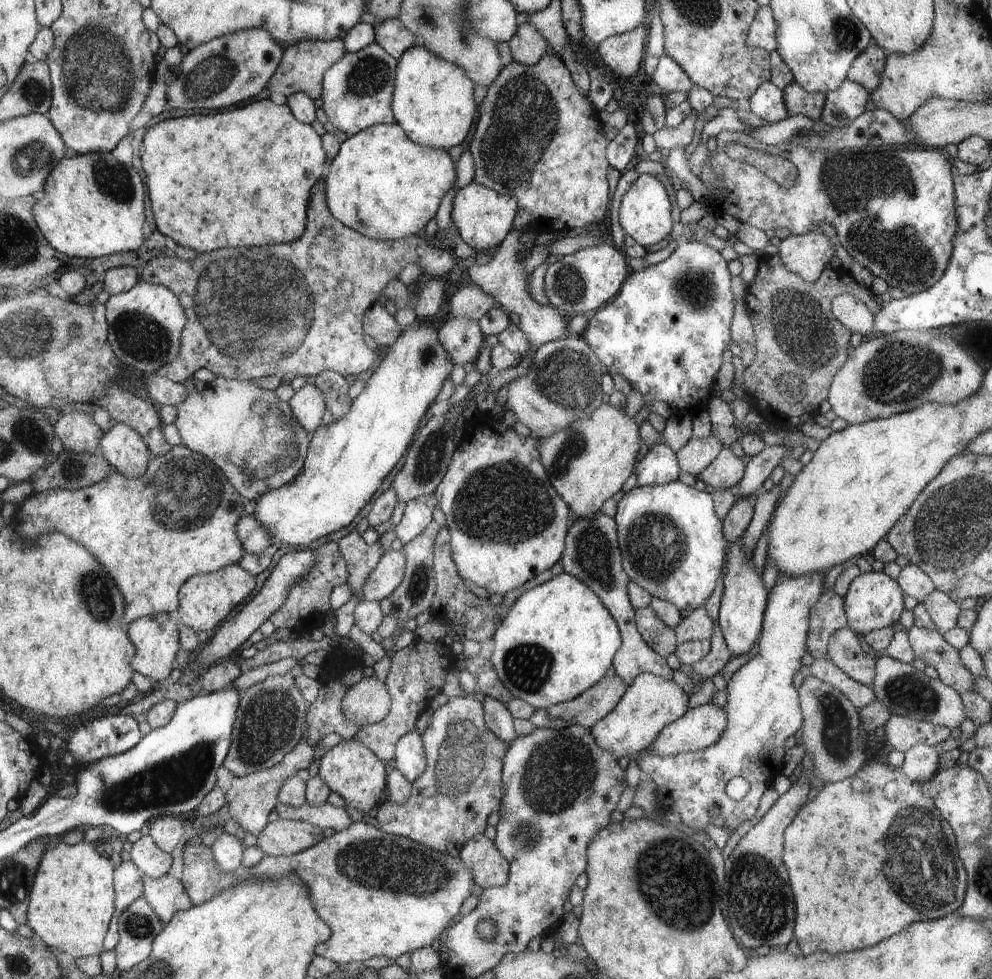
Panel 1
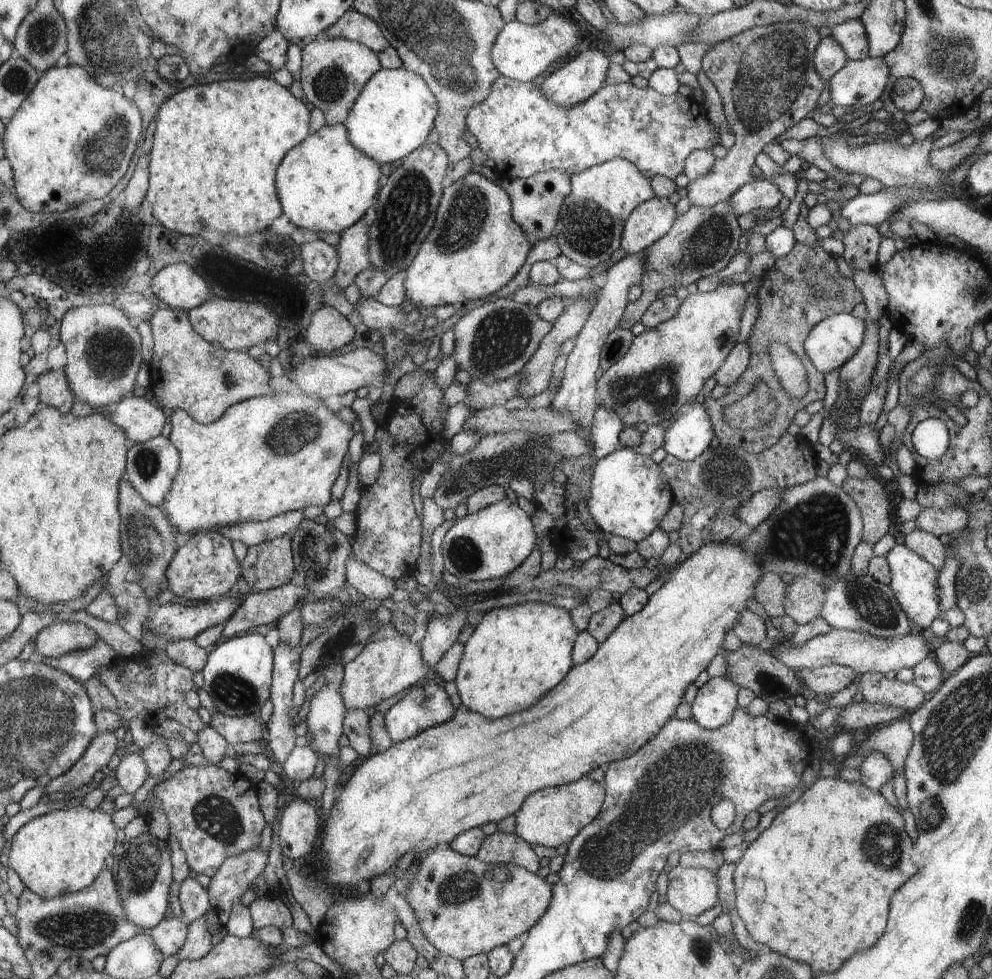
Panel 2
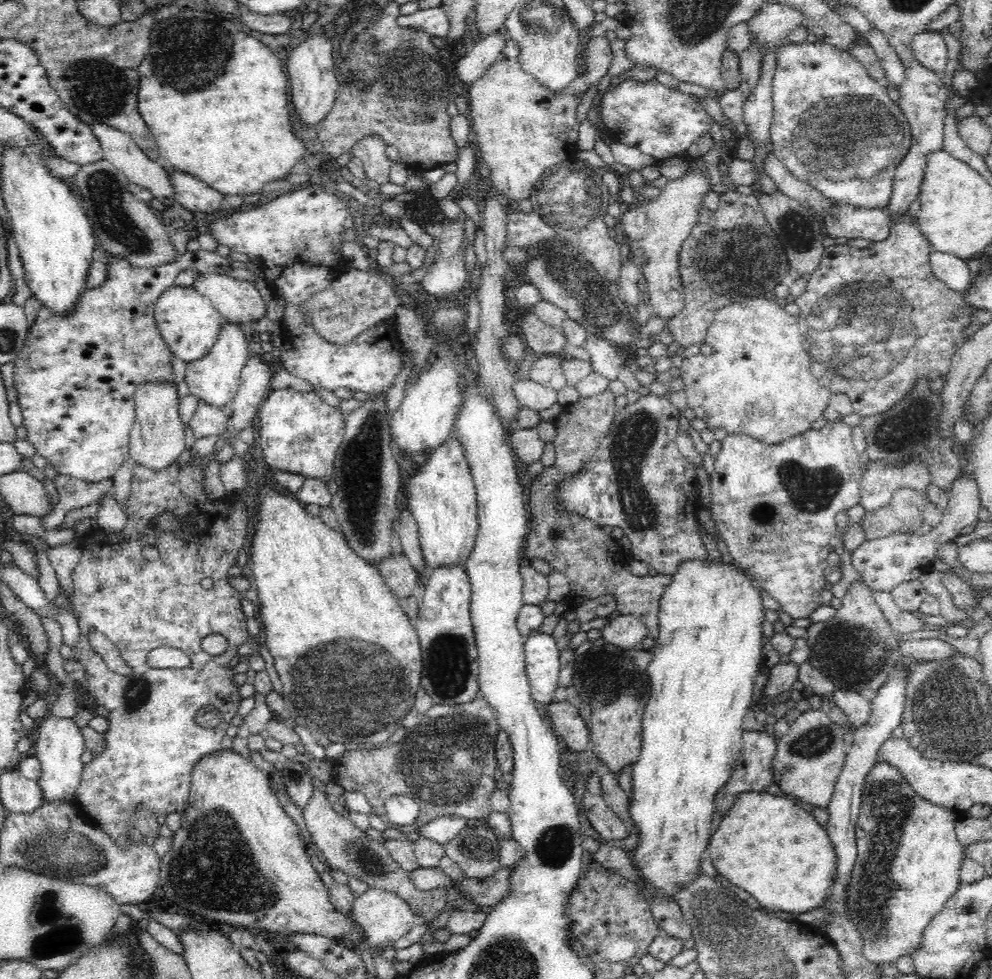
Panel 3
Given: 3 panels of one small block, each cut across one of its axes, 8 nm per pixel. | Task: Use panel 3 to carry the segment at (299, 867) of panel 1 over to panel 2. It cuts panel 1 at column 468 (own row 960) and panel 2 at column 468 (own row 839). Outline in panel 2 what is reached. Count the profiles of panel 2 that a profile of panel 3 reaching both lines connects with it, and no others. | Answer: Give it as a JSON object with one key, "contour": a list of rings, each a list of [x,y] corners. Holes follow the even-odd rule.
{"contour":[[[439,846],[420,858],[419,876],[407,898],[428,940],[438,951],[464,961],[478,954],[488,955],[498,946],[529,932],[549,910],[553,902],[553,888],[544,878],[517,865],[484,863],[475,857],[460,855],[449,846]]]}

